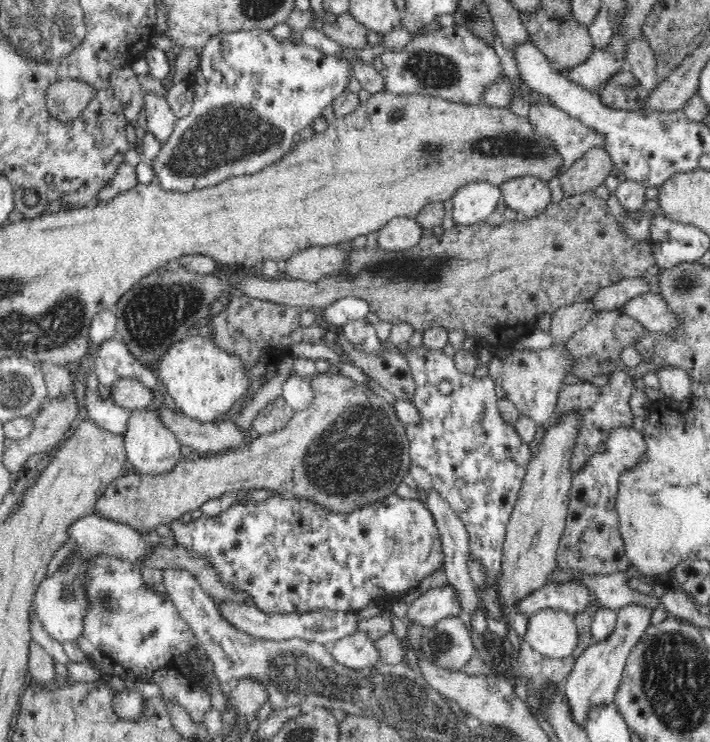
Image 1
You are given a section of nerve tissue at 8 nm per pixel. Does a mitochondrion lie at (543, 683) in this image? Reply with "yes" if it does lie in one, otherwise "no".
no

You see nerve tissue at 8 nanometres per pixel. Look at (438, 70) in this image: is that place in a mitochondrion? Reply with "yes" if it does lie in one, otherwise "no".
yes

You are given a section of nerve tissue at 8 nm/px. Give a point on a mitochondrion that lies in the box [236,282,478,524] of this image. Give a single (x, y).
(359, 453)

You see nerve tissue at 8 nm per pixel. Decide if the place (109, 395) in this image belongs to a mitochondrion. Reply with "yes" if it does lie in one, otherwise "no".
no

